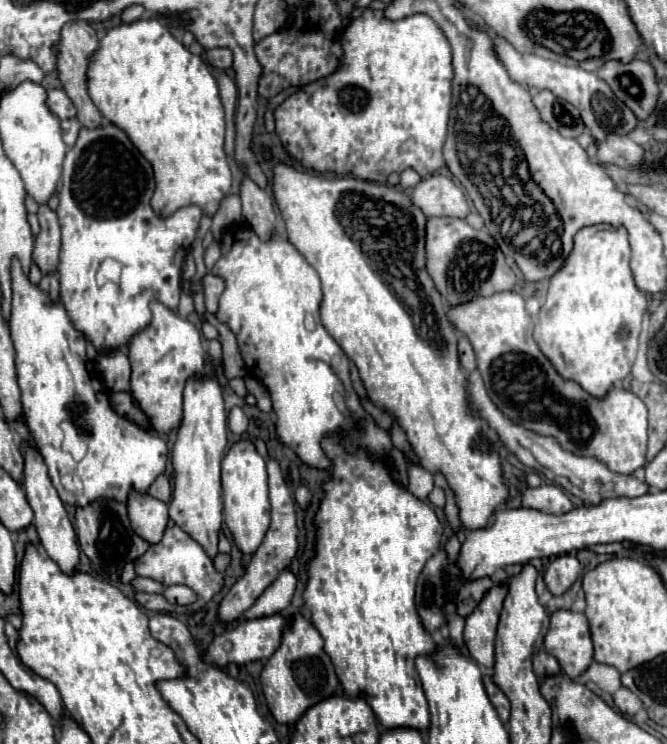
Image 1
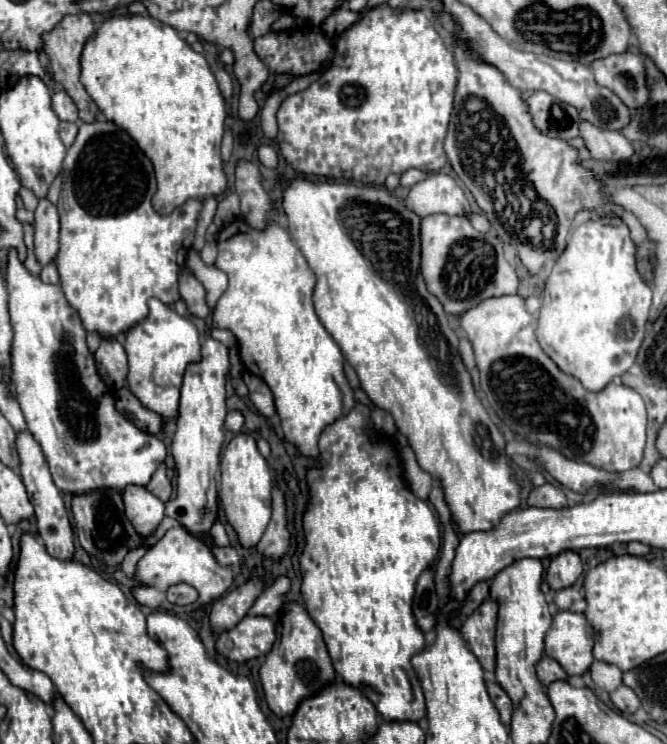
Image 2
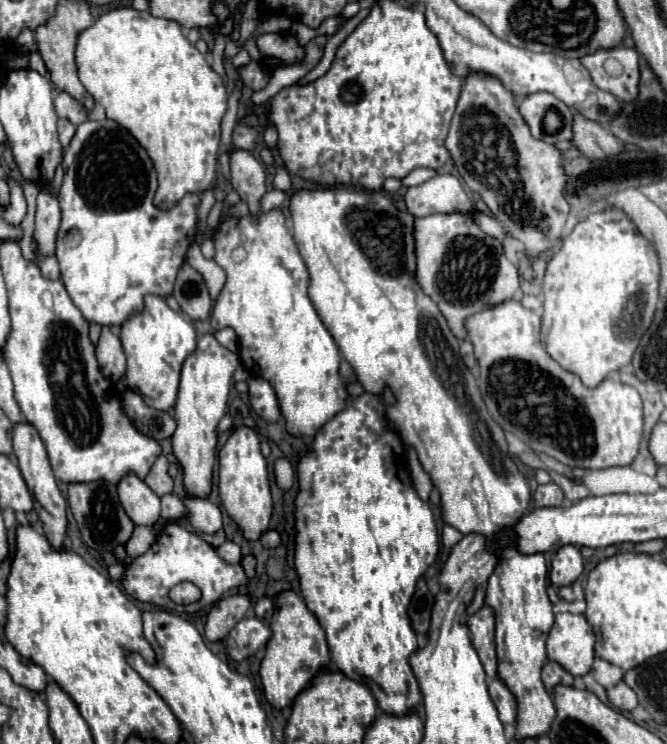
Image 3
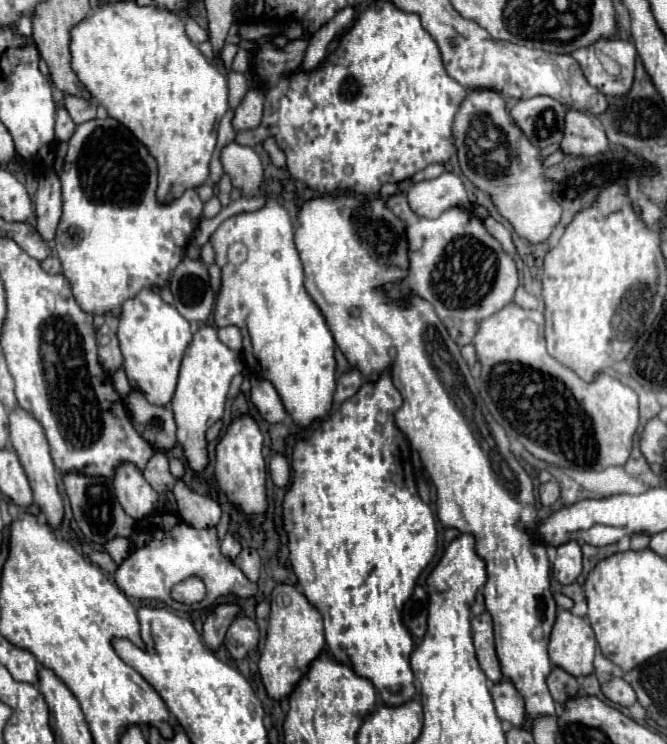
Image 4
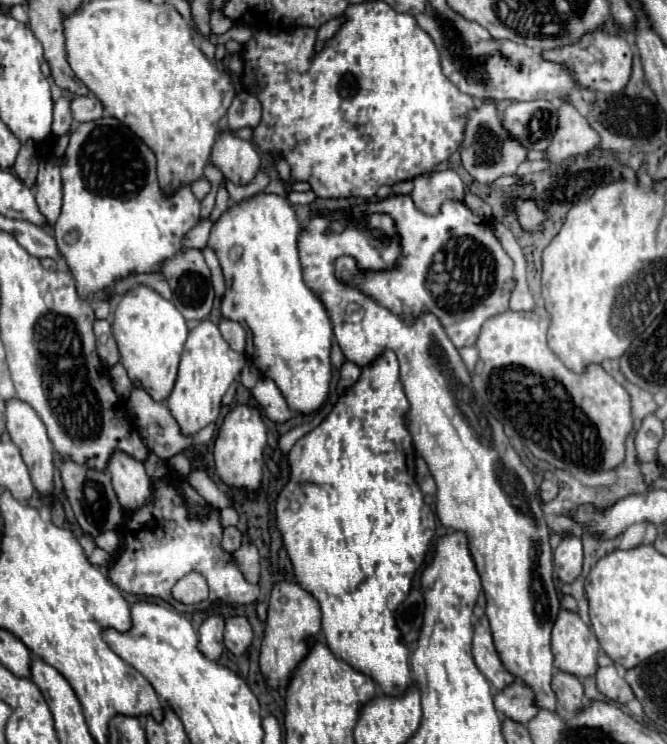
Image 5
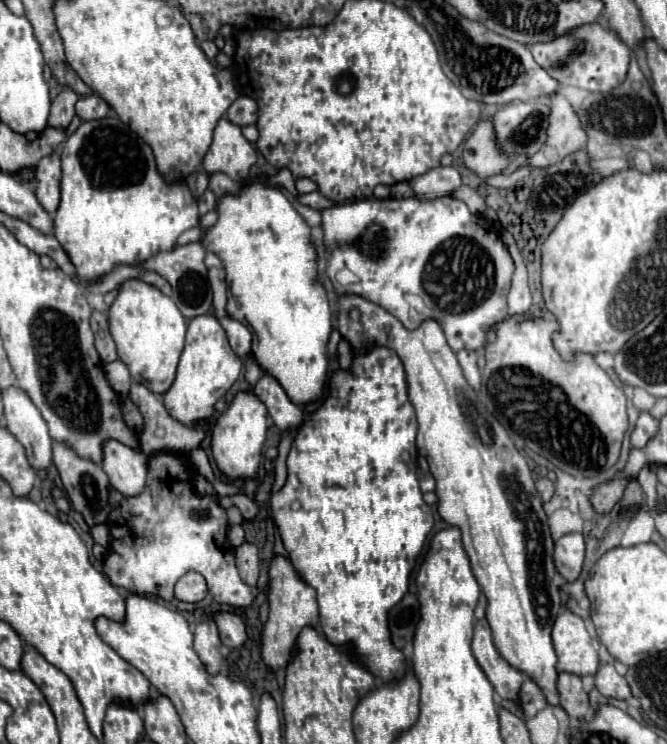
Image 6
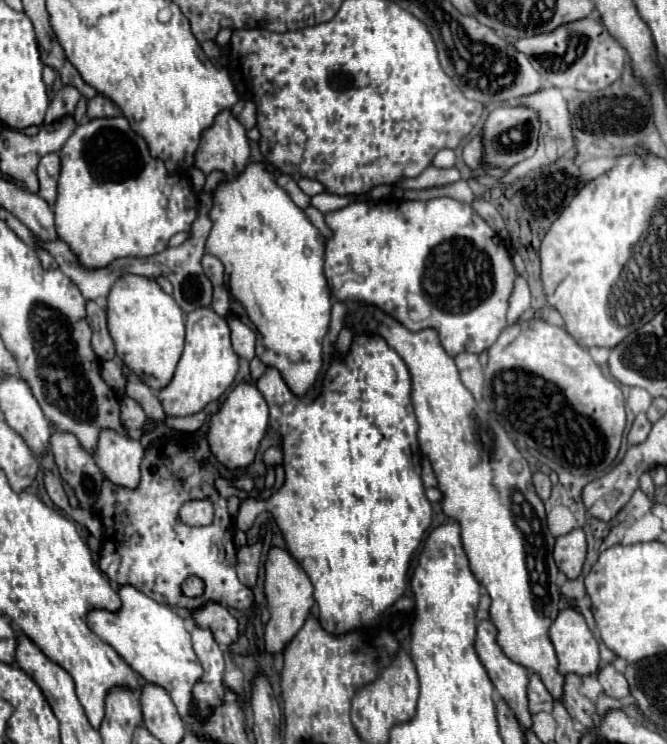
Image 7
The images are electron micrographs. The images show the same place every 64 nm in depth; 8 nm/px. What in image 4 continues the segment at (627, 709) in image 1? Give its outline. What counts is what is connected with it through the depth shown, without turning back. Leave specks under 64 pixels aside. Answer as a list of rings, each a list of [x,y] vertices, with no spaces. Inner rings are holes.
[[[612,676],[610,680],[602,682],[600,684],[602,688],[602,694],[612,700],[614,704],[620,704],[620,706],[632,706],[636,702],[636,694],[632,690],[632,686],[624,680],[624,678],[618,678],[618,676]]]

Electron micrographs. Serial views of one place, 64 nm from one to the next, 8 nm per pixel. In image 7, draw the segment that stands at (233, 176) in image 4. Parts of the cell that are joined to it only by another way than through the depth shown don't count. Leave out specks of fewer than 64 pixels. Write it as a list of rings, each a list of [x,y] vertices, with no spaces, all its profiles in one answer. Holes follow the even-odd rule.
[[[230,110],[218,112],[214,124],[202,134],[196,150],[196,168],[204,174],[220,170],[228,176],[238,176],[246,168],[246,162],[250,162],[246,128]]]

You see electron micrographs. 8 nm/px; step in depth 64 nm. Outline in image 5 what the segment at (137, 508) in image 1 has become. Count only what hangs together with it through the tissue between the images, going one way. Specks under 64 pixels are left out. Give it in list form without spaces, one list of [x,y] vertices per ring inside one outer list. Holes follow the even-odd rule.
[[[114,450],[108,460],[106,472],[112,478],[112,488],[124,510],[140,508],[140,504],[148,500],[152,488],[142,460],[136,460],[126,452]]]

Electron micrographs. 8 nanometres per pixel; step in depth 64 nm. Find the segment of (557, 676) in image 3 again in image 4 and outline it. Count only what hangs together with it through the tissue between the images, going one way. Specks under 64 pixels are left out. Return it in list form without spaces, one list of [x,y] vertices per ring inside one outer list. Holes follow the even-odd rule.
[[[552,668],[550,676],[548,676],[548,688],[552,692],[552,698],[558,704],[566,704],[572,698],[578,698],[578,682],[572,674],[564,672],[562,668]]]

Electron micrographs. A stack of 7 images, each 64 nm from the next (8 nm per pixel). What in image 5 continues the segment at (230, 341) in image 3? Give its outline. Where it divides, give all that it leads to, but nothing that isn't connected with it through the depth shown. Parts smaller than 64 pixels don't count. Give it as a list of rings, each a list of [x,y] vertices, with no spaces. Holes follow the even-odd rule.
[[[220,320],[218,326],[220,326],[220,332],[224,332],[224,340],[228,340],[230,348],[242,354],[246,348],[246,330],[232,320]]]

